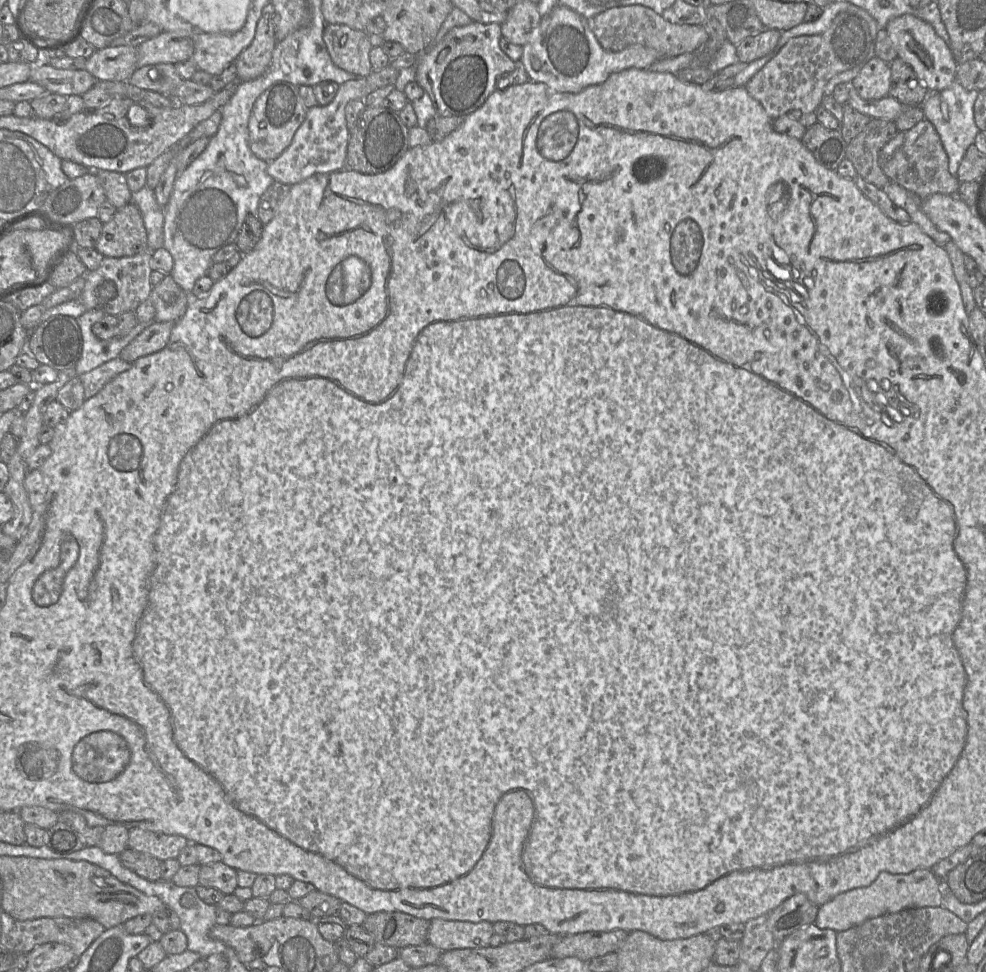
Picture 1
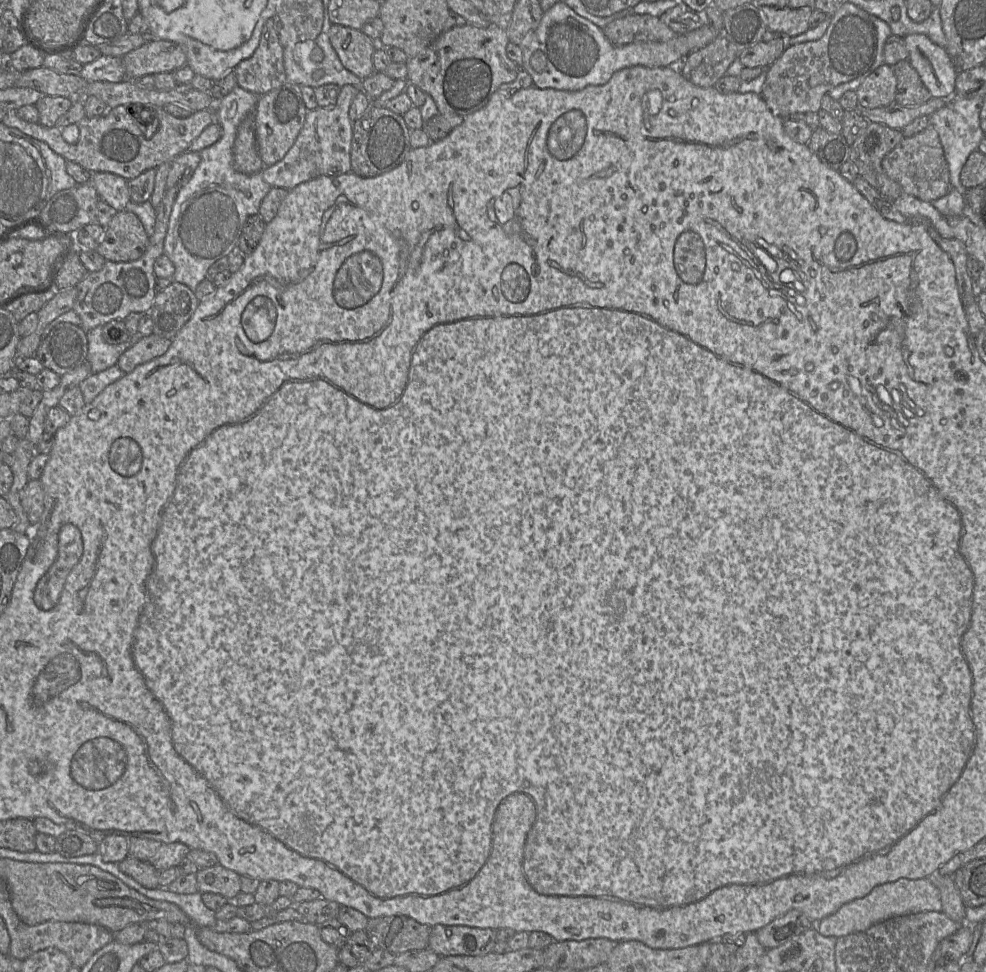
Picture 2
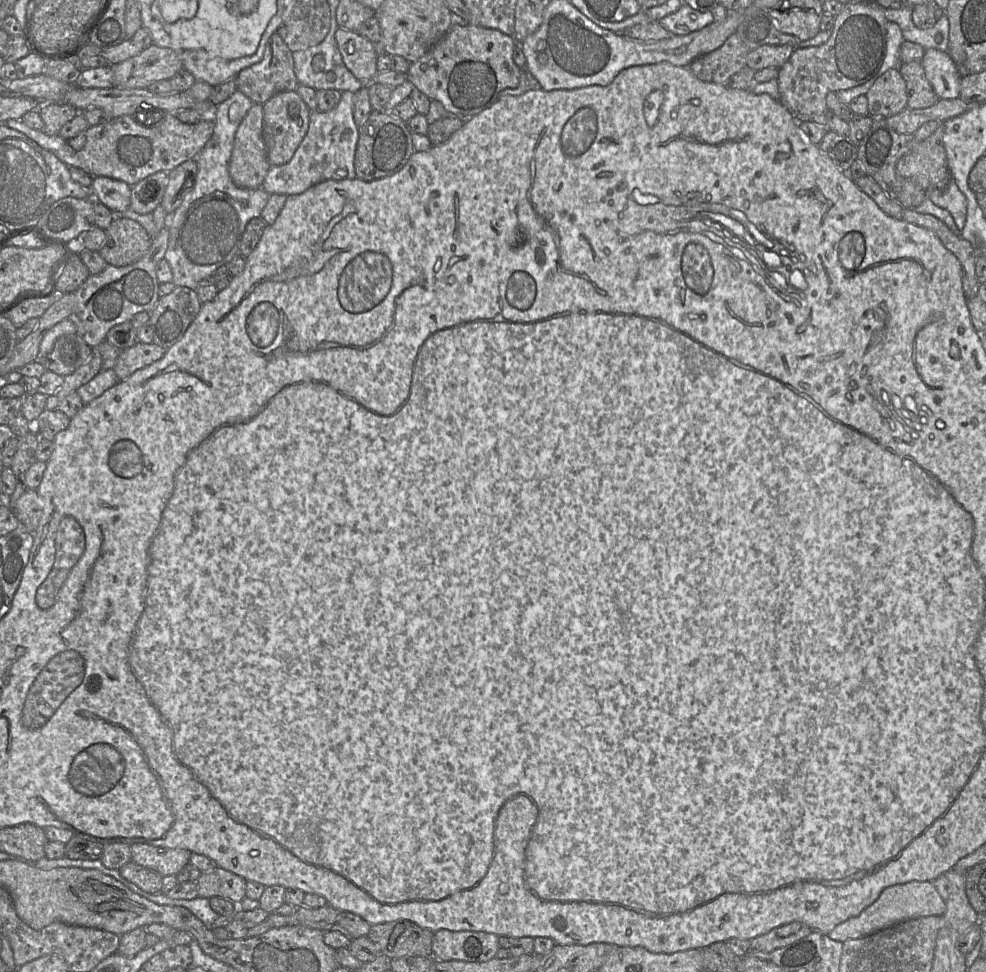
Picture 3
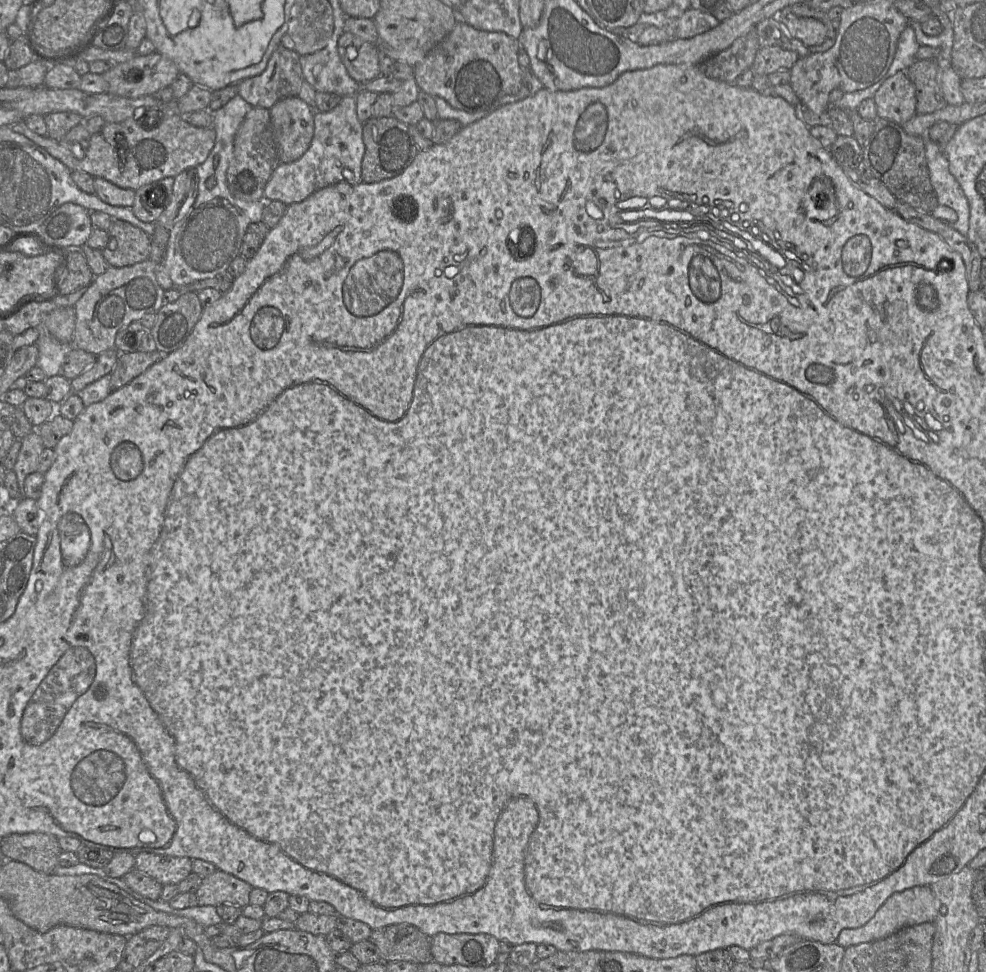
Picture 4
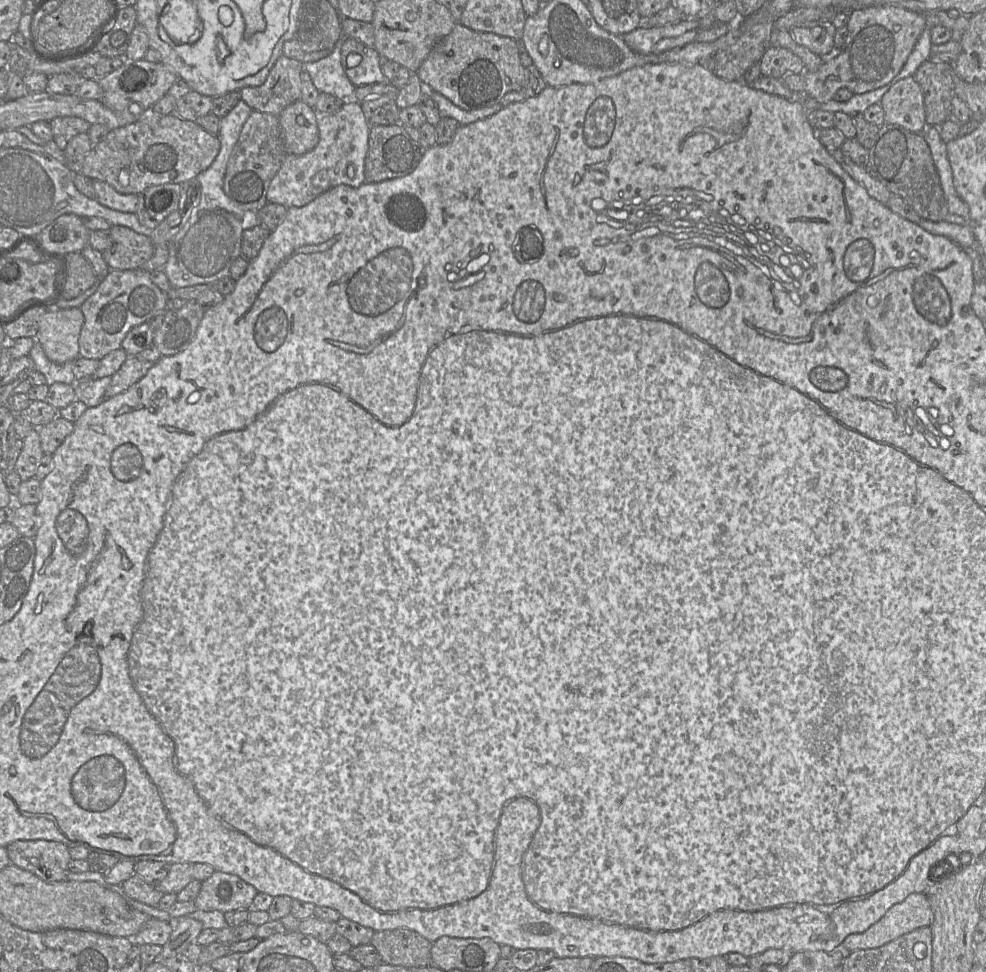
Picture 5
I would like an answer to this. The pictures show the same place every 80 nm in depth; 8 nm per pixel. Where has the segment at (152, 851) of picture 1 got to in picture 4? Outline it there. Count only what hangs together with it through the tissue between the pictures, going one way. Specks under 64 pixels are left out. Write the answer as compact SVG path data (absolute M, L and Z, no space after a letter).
M141 852L134 856L135 868L162 885L178 885L192 872L192 859Z

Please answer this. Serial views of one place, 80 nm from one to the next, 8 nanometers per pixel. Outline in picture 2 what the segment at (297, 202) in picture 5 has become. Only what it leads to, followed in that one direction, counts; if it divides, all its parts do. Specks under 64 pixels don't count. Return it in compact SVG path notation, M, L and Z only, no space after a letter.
M345 85L340 89L336 103L331 107L317 107L307 112L305 123L293 146L279 162L264 167L263 180L271 187L293 189L297 185L319 176L338 176L351 172L350 151L353 124L349 108L360 89Z

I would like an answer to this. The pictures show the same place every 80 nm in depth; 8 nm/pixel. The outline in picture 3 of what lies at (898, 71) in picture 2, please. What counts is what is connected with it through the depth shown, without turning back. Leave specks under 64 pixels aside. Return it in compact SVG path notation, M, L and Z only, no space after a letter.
M921 60L901 63L898 70L907 86L907 108L924 109L938 102L940 98L927 79Z

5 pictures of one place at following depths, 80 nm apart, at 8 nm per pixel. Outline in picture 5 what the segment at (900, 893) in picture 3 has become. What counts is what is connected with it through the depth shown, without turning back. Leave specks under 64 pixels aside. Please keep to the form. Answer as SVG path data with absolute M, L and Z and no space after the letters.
M912 893L893 905L866 931L848 935L841 948L846 952L878 948L915 929L932 925L934 914L926 893Z

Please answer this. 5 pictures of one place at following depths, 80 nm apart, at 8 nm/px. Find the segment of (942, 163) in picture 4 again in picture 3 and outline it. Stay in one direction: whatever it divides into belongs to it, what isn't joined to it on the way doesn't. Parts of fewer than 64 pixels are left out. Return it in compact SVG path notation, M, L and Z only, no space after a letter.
M951 178L944 189L932 189L932 191L926 191L926 193L927 198L935 205L950 212L958 233L961 233L966 222L967 200L955 181Z

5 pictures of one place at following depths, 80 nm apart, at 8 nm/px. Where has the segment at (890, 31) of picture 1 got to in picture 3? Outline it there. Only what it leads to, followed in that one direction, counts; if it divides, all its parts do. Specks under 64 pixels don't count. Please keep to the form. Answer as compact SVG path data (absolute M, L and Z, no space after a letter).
M929 48L921 59L925 75L940 99L960 97L962 76L947 51Z

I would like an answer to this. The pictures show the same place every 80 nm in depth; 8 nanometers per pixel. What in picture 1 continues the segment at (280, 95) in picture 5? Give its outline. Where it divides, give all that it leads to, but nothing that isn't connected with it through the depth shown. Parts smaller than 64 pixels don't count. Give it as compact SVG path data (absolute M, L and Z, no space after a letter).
M267 4L257 22L251 44L236 58L234 64L237 79L241 82L254 80L268 69L273 50L277 44L274 30L274 5Z

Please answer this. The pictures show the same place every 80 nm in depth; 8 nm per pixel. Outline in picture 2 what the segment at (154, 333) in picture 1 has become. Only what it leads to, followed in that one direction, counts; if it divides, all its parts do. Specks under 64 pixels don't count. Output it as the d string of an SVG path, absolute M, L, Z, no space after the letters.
M154 333L139 337L138 341L119 357L117 365L127 374L136 366L163 355L170 347L171 342Z

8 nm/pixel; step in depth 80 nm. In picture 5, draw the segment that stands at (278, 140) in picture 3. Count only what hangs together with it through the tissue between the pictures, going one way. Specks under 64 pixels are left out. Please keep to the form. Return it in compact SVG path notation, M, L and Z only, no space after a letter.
M300 99L278 115L284 150L287 155L304 155L319 141L317 112Z

